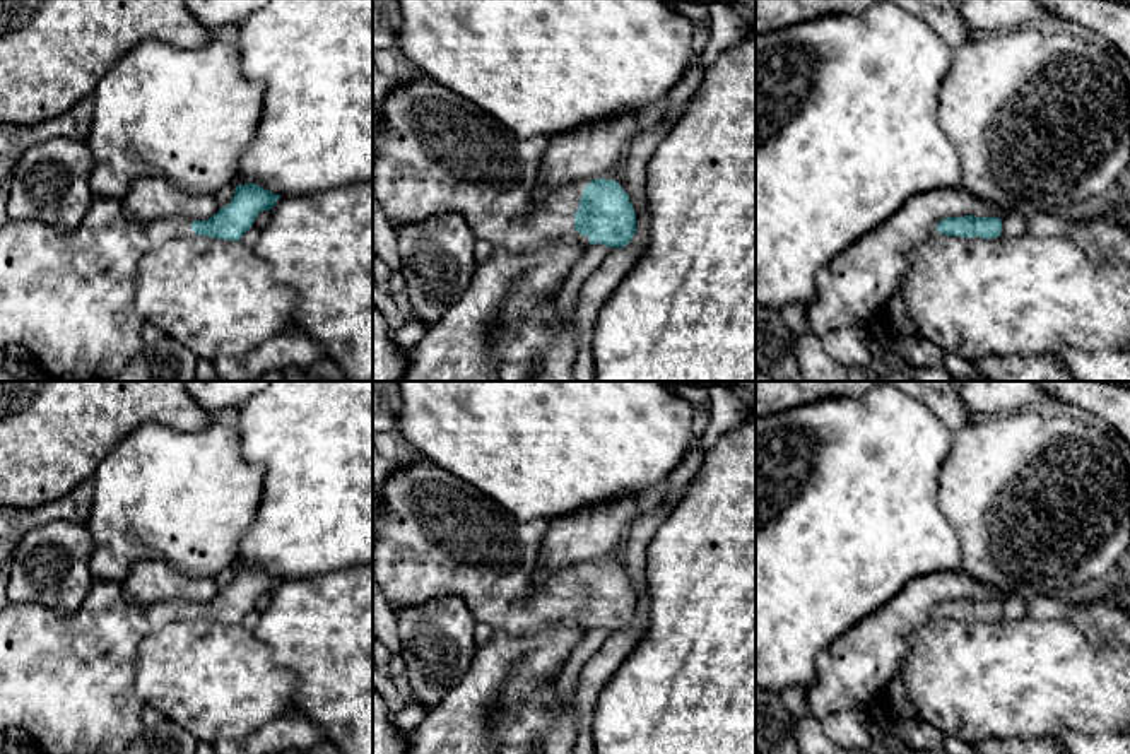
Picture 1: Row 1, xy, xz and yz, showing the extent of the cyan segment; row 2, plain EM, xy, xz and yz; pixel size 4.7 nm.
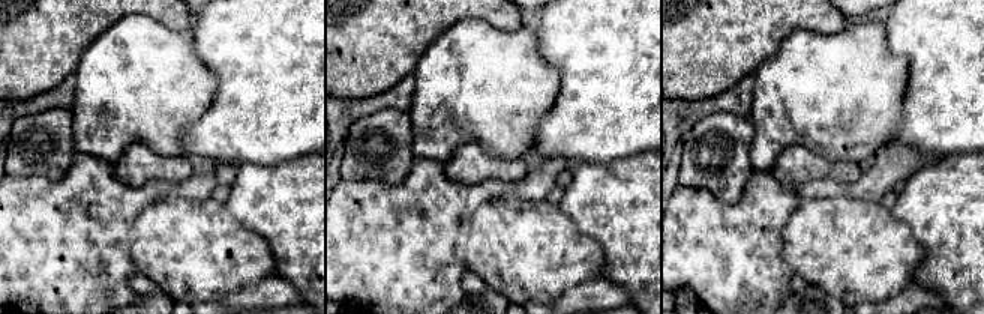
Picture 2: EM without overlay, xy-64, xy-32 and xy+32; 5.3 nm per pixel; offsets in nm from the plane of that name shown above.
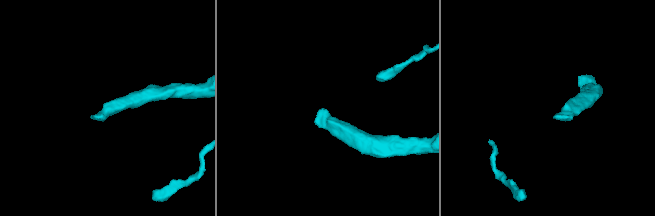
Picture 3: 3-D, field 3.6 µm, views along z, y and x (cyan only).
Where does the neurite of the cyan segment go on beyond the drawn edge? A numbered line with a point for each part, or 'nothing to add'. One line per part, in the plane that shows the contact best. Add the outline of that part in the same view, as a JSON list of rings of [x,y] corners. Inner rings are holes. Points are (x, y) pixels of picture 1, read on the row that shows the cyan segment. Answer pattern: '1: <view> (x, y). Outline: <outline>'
1: xz (436, 151). Outline: [[[429,77],[393,89],[378,109],[373,197],[397,231],[407,222],[456,212],[477,239],[525,251],[571,236],[580,195],[564,186],[539,203],[533,188],[547,137],[520,138],[486,109]]]

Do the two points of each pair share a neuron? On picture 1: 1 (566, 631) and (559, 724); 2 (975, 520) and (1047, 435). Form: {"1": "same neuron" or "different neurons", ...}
{"1": "different neurons", "2": "same neuron"}

